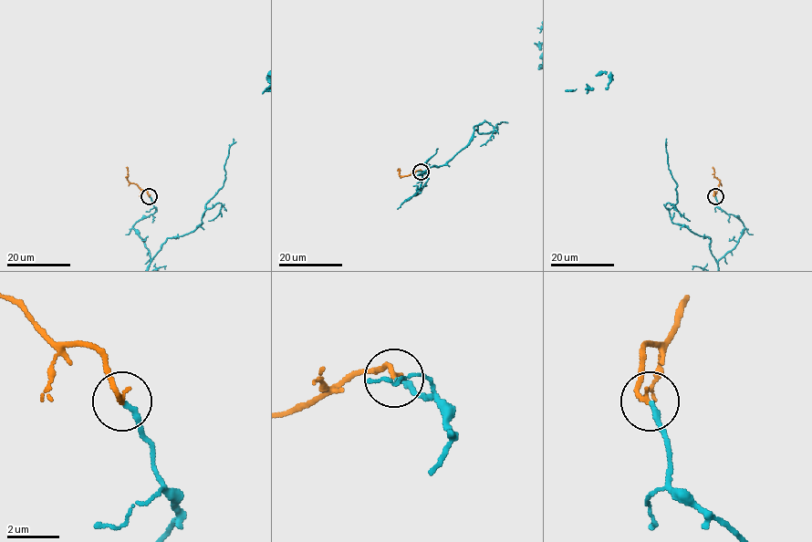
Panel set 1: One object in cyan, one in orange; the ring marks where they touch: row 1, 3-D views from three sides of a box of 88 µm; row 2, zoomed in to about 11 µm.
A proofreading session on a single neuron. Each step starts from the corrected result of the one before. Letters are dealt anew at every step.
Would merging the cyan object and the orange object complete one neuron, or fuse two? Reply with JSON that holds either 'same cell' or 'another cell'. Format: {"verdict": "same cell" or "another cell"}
{"verdict": "same cell"}

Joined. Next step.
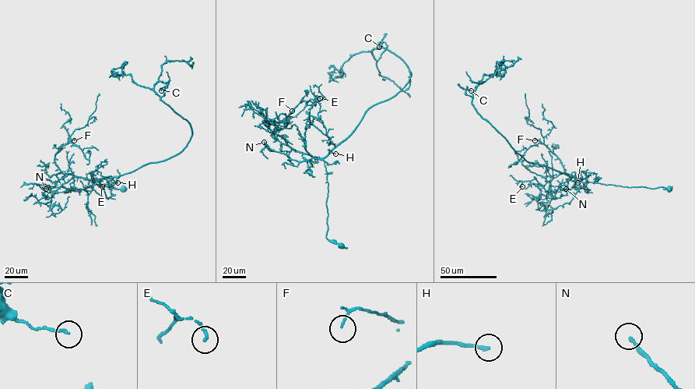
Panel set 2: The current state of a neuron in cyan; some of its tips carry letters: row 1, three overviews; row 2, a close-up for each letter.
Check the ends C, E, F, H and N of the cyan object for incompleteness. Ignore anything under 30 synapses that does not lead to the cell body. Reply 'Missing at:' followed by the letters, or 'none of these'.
Missing at: N

